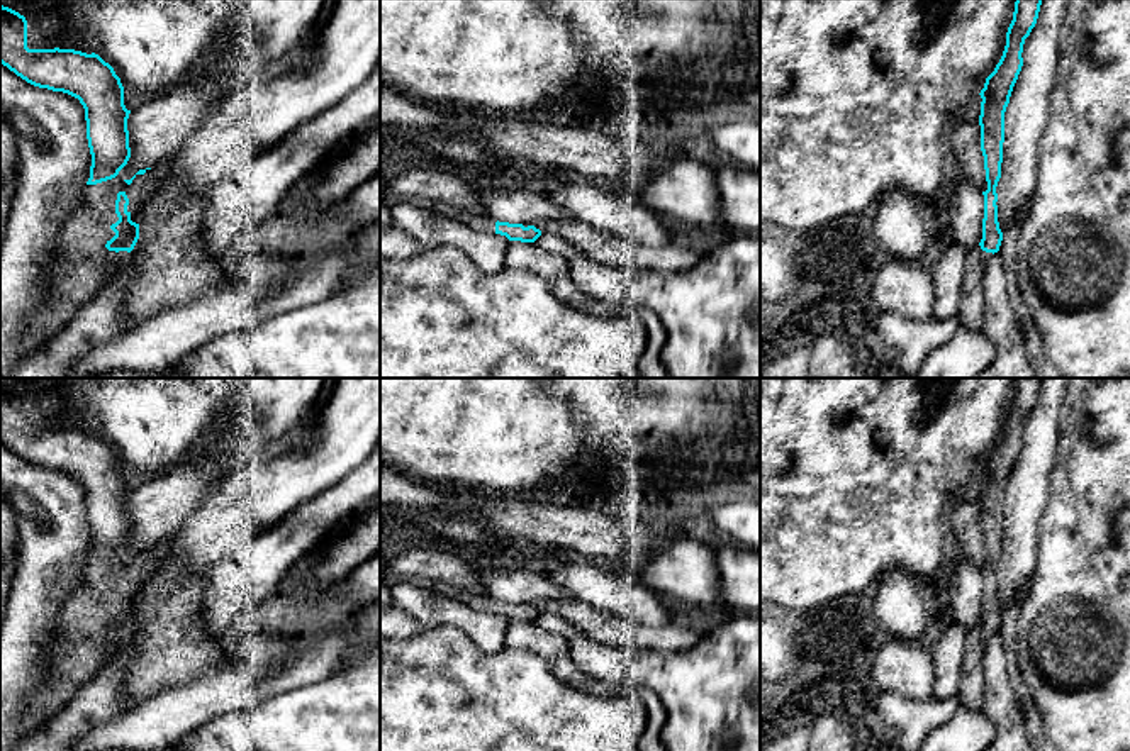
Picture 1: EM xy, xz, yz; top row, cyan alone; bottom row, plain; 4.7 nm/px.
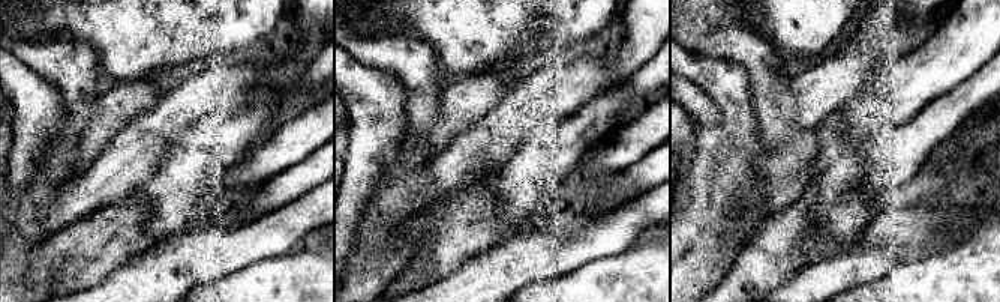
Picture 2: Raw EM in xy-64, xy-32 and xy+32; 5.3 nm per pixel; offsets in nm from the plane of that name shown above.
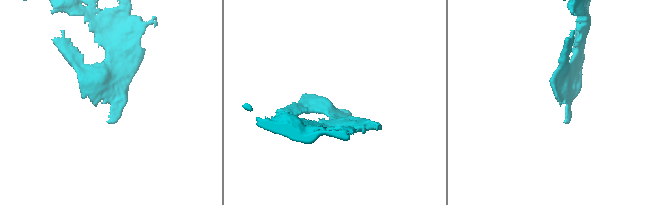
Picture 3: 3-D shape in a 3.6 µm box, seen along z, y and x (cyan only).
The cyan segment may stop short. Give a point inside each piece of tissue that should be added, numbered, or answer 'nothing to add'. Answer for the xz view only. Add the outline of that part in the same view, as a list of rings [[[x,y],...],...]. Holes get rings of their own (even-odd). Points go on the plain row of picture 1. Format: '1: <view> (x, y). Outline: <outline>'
1: xz (484, 602). Outline: [[[385,573],[385,583],[392,588],[399,583],[411,583],[414,587],[433,590],[436,593],[446,595],[450,598],[460,600],[462,604],[482,610],[482,612],[495,612],[495,598],[487,593],[475,593],[465,588],[458,588],[446,581],[434,581],[431,578],[424,578],[419,575],[402,575],[402,573]]]

